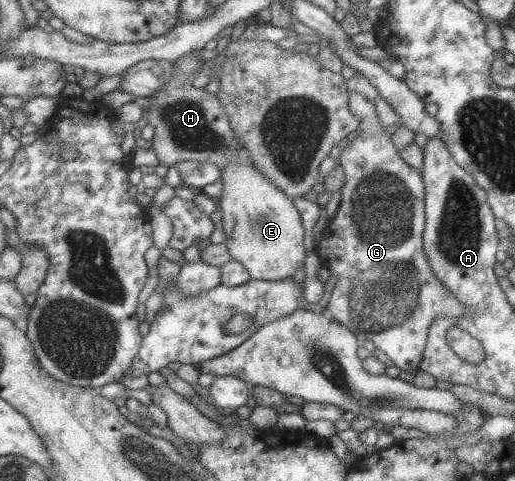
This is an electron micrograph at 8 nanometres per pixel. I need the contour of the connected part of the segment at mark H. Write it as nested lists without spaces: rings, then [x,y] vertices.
[[[194,52],[183,56],[176,63],[180,75],[174,77],[166,85],[166,89],[149,97],[151,104],[145,107],[145,119],[149,125],[156,128],[154,150],[165,166],[174,166],[178,162],[192,160],[209,161],[224,169],[225,165],[237,156],[235,153],[242,149],[242,144],[237,141],[238,135],[234,132],[232,121],[220,99],[216,94],[194,87],[193,79],[190,79],[192,74],[204,64],[204,59]]]

